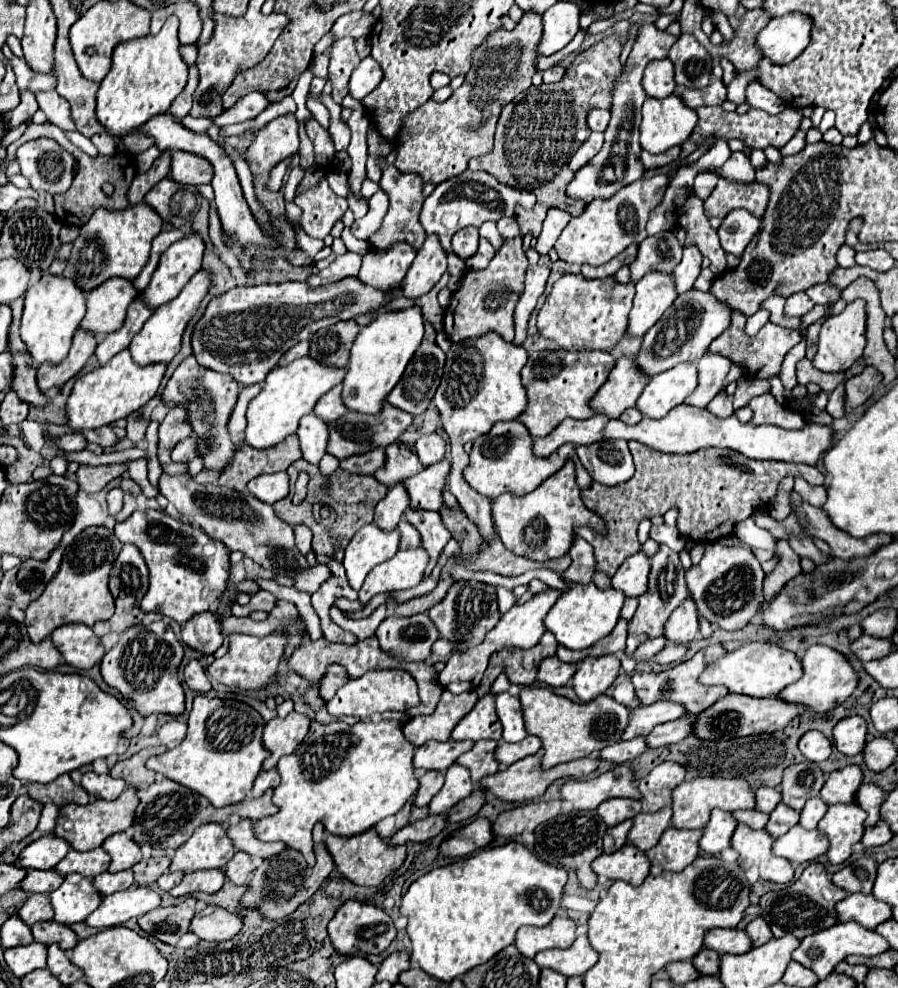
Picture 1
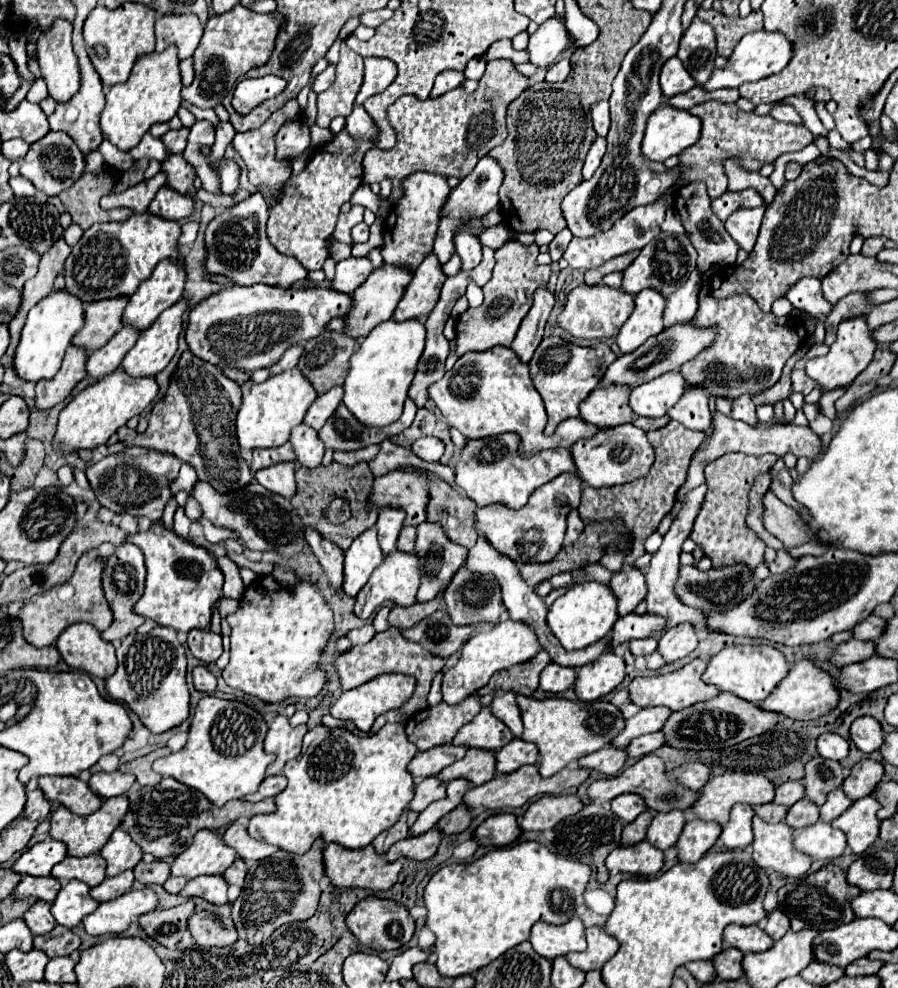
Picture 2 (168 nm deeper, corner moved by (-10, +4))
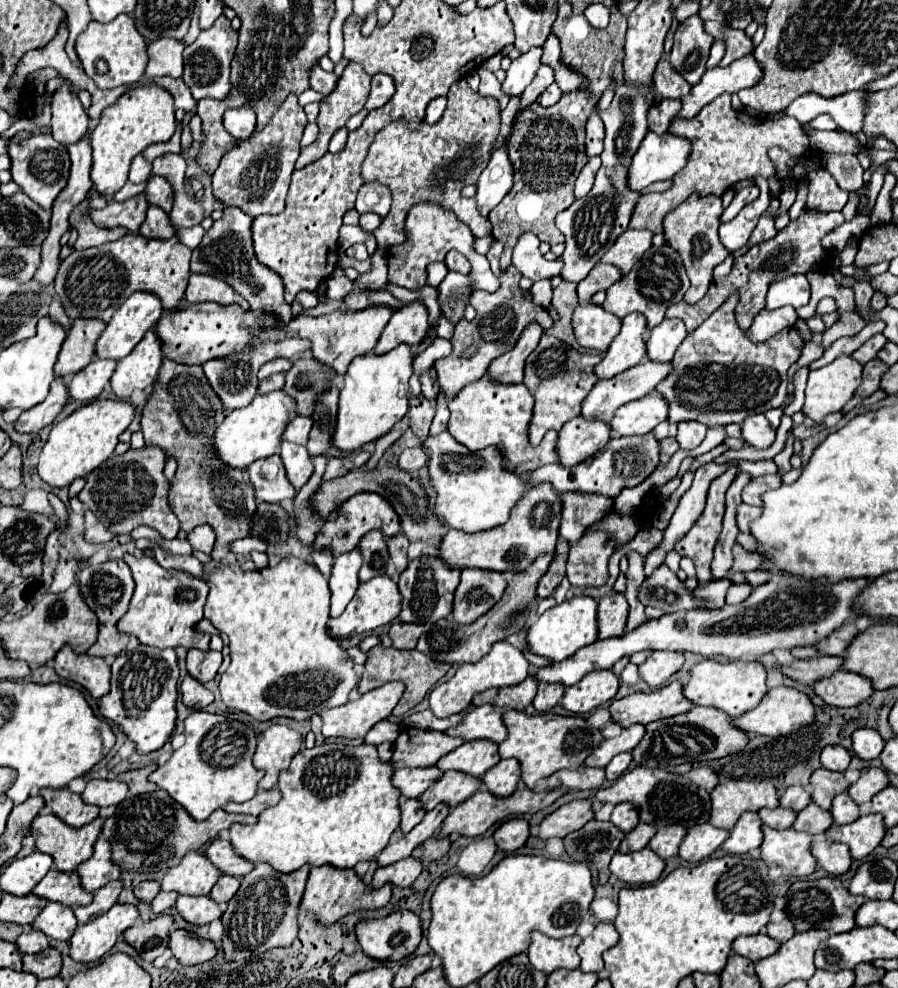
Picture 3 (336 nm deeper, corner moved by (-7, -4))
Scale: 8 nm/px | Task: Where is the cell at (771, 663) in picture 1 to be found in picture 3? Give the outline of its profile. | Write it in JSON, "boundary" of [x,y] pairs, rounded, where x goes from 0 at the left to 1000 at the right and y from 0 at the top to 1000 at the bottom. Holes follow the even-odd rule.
{"boundary":[[[785,667],[769,677],[769,687],[763,693],[763,705],[769,707],[774,714],[798,716],[816,728],[845,714],[852,701],[854,701],[854,677],[847,671],[830,671],[830,669],[801,671],[794,667]]]}

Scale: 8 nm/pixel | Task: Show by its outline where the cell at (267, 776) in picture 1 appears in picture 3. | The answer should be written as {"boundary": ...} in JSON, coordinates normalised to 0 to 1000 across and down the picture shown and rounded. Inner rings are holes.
{"boundary":[[[288,799],[286,805],[280,811],[273,813],[255,813],[248,819],[253,823],[277,823],[277,825],[288,825],[297,817],[304,817],[313,811],[313,801],[311,799]]]}

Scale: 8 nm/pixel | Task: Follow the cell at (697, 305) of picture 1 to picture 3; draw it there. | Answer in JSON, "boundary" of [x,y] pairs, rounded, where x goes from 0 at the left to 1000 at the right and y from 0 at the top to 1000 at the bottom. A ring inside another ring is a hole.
{"boundary":[[[714,365],[700,373],[696,373],[696,378],[689,378],[687,382],[680,382],[676,386],[665,386],[663,392],[658,394],[658,398],[651,402],[649,406],[649,412],[647,412],[647,420],[649,422],[656,422],[656,424],[671,424],[671,426],[680,426],[683,424],[683,418],[700,408],[700,406],[707,406],[707,404],[714,404],[718,402],[720,398],[725,398],[745,378],[749,376],[749,367],[736,367],[736,365]]]}

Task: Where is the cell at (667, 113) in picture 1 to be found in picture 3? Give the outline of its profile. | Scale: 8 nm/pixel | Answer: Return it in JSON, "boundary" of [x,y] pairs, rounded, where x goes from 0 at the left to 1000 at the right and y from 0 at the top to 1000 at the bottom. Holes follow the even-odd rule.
{"boundary":[[[723,133],[705,157],[705,165],[700,169],[700,189],[714,193],[729,183],[747,181],[765,167],[767,155],[767,141],[752,139],[745,133],[738,137]]]}

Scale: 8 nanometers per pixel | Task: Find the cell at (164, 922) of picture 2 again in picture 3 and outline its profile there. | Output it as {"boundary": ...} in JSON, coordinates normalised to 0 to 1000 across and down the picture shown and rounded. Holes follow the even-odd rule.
{"boundary":[[[177,926],[166,934],[150,934],[144,938],[137,948],[148,956],[161,973],[173,973],[188,959],[188,944],[193,938],[193,926]]]}

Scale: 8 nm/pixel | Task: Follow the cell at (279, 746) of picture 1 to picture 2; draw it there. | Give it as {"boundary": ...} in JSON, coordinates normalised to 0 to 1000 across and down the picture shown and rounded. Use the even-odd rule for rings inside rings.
{"boundary":[[[310,724],[305,728],[305,732],[298,738],[298,744],[294,748],[294,760],[296,762],[305,762],[307,768],[305,772],[296,778],[296,784],[310,784],[314,780],[314,776],[318,774],[318,770],[327,768],[334,764],[334,756],[336,756],[336,746],[341,744],[341,734],[332,734],[325,736],[321,732],[321,726]]]}

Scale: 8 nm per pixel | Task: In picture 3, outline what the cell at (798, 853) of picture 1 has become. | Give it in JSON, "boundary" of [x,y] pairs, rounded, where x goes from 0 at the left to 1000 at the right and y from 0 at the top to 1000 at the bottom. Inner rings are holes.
{"boundary":[[[905,851],[903,863],[910,869],[910,873],[925,886],[939,886],[948,876],[945,857],[939,853],[925,853],[925,851]]]}

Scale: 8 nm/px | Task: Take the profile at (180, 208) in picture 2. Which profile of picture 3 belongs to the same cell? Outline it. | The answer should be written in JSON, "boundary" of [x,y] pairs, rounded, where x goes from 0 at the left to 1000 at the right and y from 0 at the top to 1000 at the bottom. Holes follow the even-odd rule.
{"boundary":[[[168,207],[166,214],[164,214],[164,222],[157,228],[155,236],[159,240],[168,240],[168,242],[188,242],[188,240],[195,238],[195,232],[190,228],[188,218],[179,210]]]}

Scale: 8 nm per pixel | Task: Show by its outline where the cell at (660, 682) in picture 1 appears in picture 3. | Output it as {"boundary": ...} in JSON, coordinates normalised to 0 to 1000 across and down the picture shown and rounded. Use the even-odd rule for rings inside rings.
{"boundary":[[[747,689],[745,693],[725,701],[703,701],[694,707],[685,707],[680,710],[678,718],[683,730],[687,730],[692,736],[700,736],[705,732],[720,734],[732,728],[765,722],[772,718],[772,712],[763,710],[761,691]]]}

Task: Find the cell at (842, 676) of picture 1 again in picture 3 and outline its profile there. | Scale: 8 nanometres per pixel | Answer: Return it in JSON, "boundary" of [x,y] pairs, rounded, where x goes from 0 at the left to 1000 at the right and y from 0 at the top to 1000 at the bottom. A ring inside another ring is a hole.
{"boundary":[[[870,693],[870,695],[859,697],[841,718],[836,718],[836,720],[827,722],[825,726],[816,728],[816,732],[823,738],[832,740],[832,742],[845,742],[845,744],[856,744],[856,746],[867,746],[867,744],[883,742],[883,740],[888,740],[888,738],[892,738],[896,734],[903,734],[905,726],[908,726],[908,720],[910,720],[910,716],[905,714],[905,710],[896,701],[888,699],[885,695]]]}

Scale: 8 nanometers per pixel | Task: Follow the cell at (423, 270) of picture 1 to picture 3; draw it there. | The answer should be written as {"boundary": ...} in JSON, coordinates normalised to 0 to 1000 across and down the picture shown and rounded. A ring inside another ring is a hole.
{"boundary":[[[462,303],[438,317],[438,321],[429,329],[424,343],[415,355],[431,357],[431,355],[440,353],[444,347],[464,351],[476,337],[476,329],[478,329],[476,311],[469,303]]]}

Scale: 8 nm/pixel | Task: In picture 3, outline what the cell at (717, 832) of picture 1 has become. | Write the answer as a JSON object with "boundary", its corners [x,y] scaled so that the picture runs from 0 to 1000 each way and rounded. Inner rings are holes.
{"boundary":[[[827,823],[823,827],[823,831],[818,833],[818,837],[814,839],[812,847],[807,849],[807,853],[803,855],[803,859],[807,863],[814,865],[830,865],[839,859],[843,859],[850,851],[850,841],[847,841],[847,829],[843,827],[843,823]]]}

